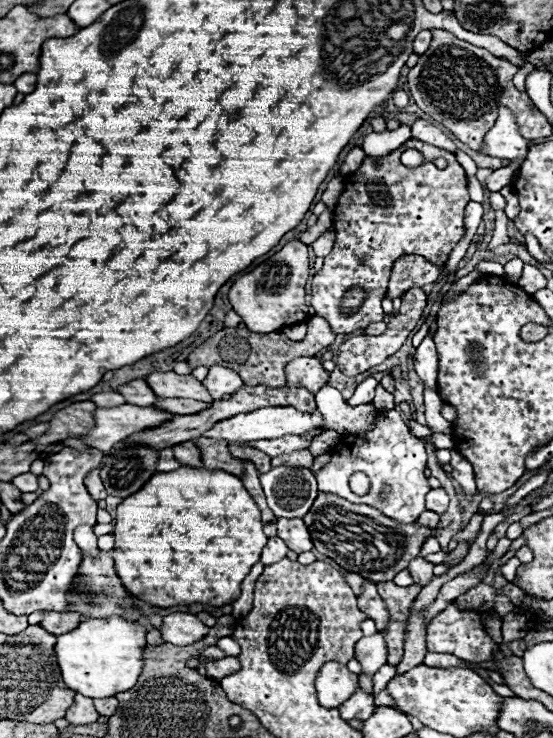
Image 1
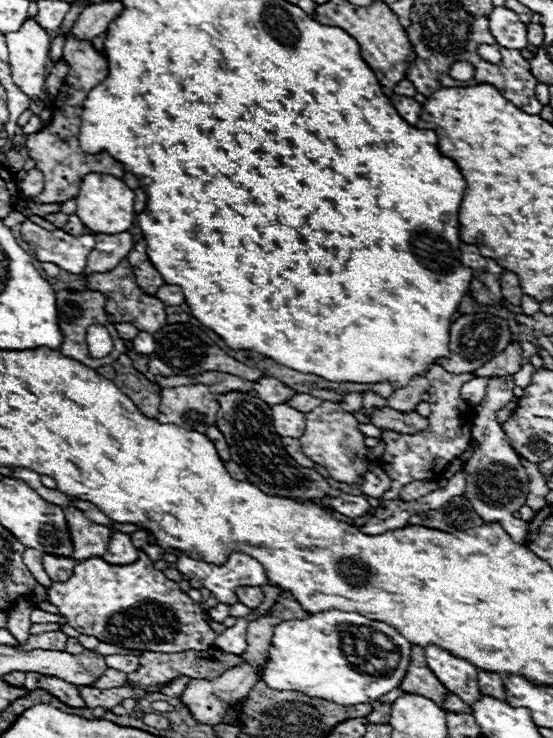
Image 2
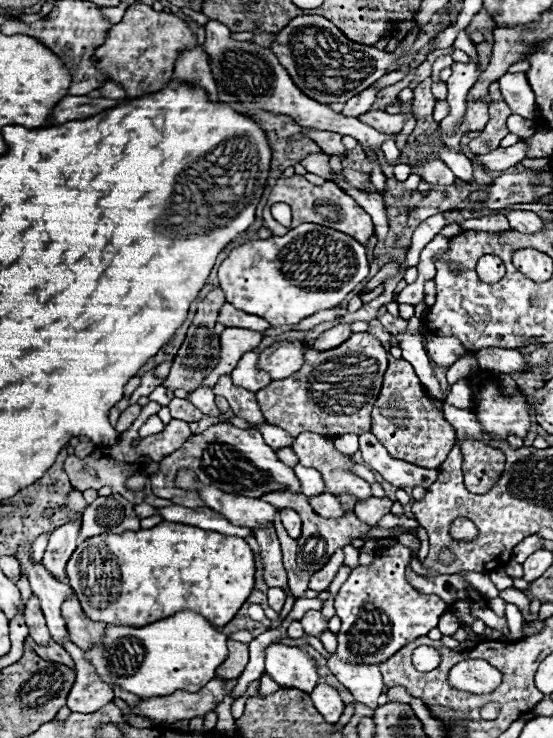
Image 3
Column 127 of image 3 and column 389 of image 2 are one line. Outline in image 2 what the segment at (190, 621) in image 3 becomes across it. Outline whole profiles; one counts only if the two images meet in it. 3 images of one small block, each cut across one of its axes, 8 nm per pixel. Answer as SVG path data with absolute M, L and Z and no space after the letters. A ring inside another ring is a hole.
M328 610L312 614L304 620L278 622L274 626L272 644L268 648L266 664L262 670L264 674L260 674L260 678L272 690L294 690L308 694L312 698L324 698L342 706L354 706L354 704L370 704L378 700L382 694L390 692L392 688L398 688L406 674L408 662L410 662L410 644L392 626L364 618L356 612Z

